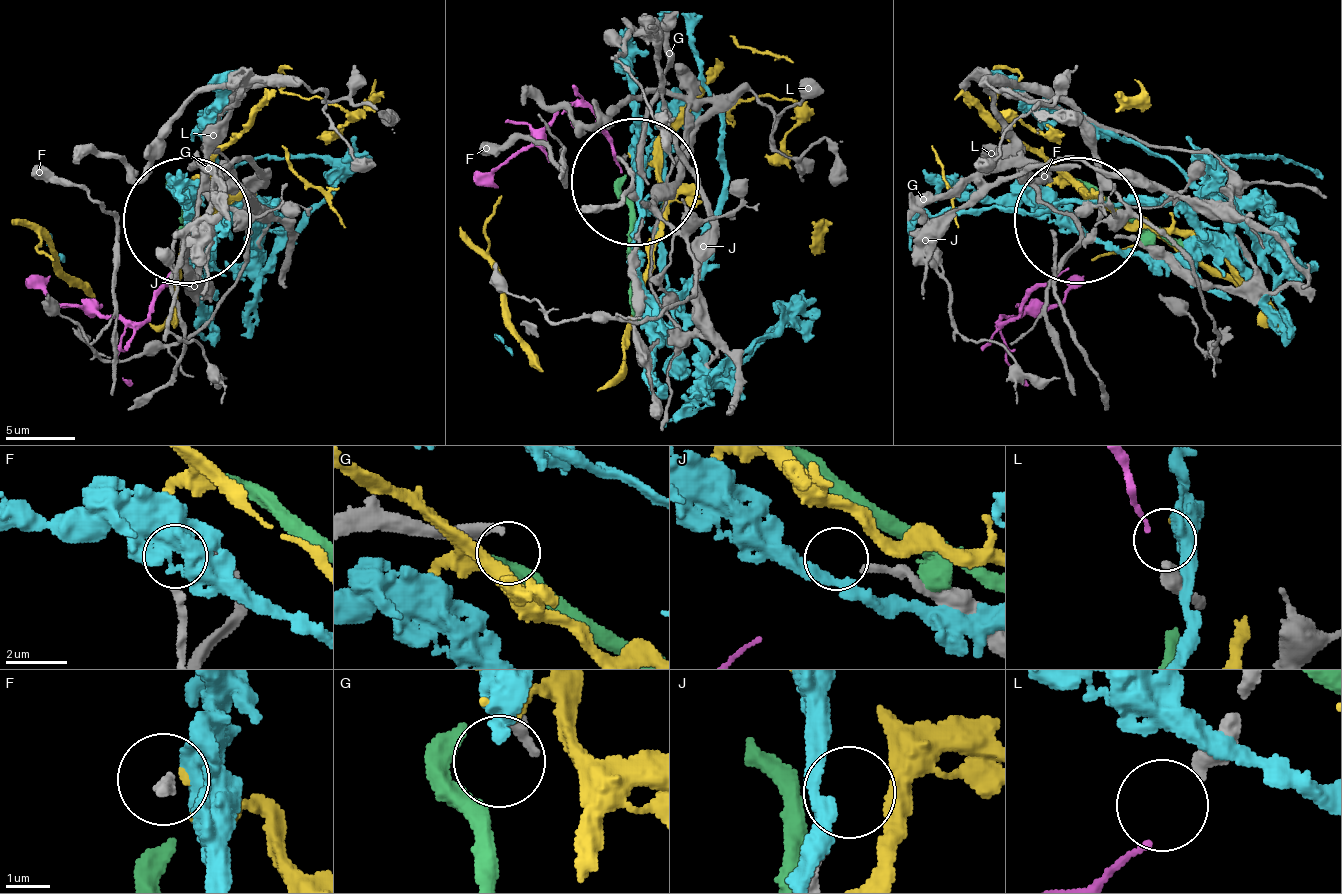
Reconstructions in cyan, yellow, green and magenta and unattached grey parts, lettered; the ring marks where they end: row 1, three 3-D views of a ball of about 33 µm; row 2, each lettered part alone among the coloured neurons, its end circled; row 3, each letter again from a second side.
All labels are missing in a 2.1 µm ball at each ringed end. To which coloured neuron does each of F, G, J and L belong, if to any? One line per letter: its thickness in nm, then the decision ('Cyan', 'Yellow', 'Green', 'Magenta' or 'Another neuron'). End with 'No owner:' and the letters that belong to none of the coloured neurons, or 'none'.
F: Thickness 240 nm. Yellow
G: Thickness 440 nm. Green
J: Thickness 240 nm. Another neuron
L: Thickness 480 nm. Magenta
No owner: J

